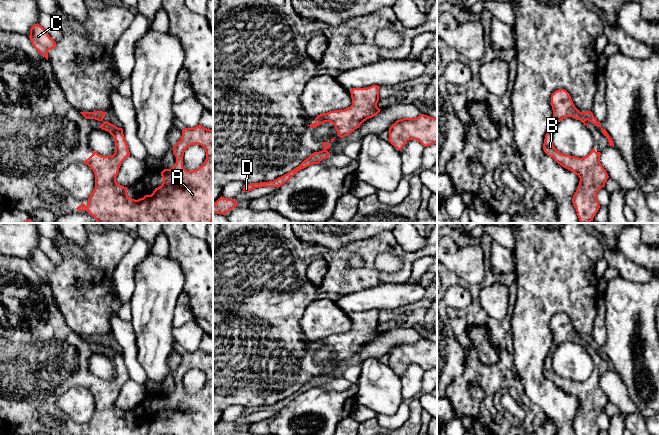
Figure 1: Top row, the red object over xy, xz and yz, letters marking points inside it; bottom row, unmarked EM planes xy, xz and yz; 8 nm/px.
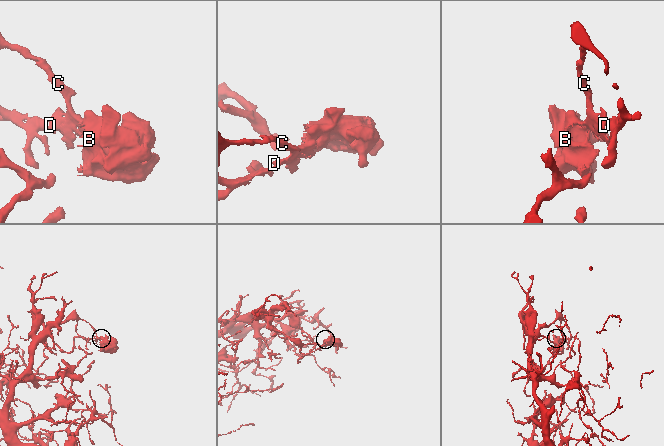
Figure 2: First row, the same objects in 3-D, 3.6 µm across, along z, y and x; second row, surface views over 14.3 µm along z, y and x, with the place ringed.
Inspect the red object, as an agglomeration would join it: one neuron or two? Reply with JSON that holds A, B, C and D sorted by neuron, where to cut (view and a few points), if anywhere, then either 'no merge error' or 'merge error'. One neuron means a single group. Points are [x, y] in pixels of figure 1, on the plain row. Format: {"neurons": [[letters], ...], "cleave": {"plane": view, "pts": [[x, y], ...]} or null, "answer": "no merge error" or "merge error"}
{"neurons": [["A", "B"], ["C", "D"]], "cleave": {"plane": "yz", "pts": [[580, 337], [587, 343]]}, "answer": "merge error"}

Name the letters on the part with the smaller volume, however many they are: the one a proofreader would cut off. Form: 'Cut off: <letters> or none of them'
Cut off: A, B

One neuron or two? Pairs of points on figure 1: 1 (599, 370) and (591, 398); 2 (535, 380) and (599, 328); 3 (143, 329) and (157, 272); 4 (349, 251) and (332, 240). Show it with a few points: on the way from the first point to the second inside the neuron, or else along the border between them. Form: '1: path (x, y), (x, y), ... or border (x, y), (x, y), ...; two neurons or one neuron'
1: path (595, 377), (591, 391); one neuron
2: border (597, 311), (590, 334); two neurons
3: path (152, 315), (152, 303), (157, 286); one neuron
4: border (366, 238), (350, 242), (336, 249), (321, 246); two neurons

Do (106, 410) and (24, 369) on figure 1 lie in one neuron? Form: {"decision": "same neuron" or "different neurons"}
{"decision": "same neuron"}

